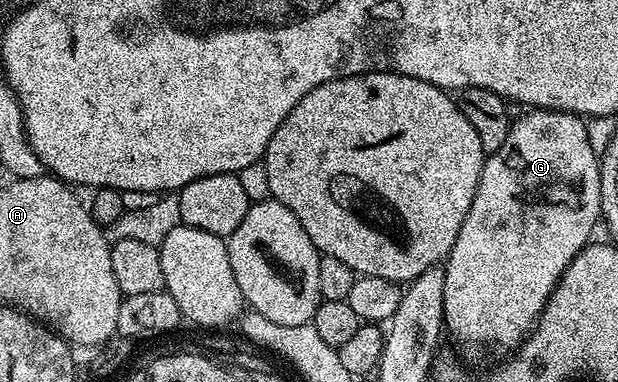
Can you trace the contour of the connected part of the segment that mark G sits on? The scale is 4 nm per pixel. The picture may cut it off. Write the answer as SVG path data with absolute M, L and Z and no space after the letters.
M529 110L519 120L513 122L508 131L506 142L484 160L482 177L478 181L478 189L474 193L474 201L470 204L470 213L466 213L466 221L462 221L462 229L458 229L458 237L450 249L444 268L444 331L456 343L469 347L472 351L508 351L519 348L528 338L536 321L544 312L548 298L554 293L558 281L564 276L564 270L574 261L574 257L583 247L587 247L593 238L592 230L601 222L600 213L600 161L601 156L590 147L587 137L587 122L579 115L568 111Z

